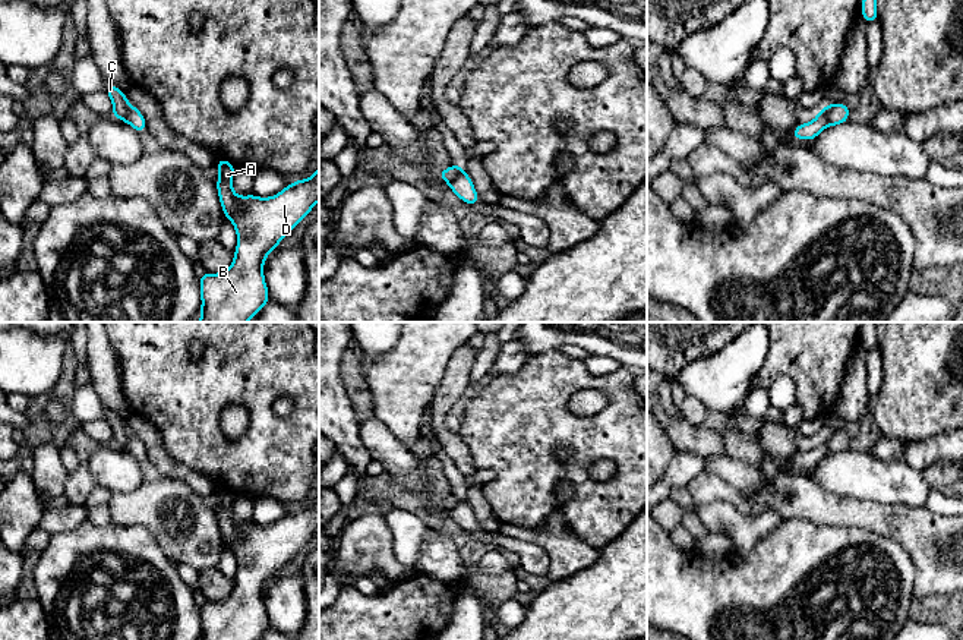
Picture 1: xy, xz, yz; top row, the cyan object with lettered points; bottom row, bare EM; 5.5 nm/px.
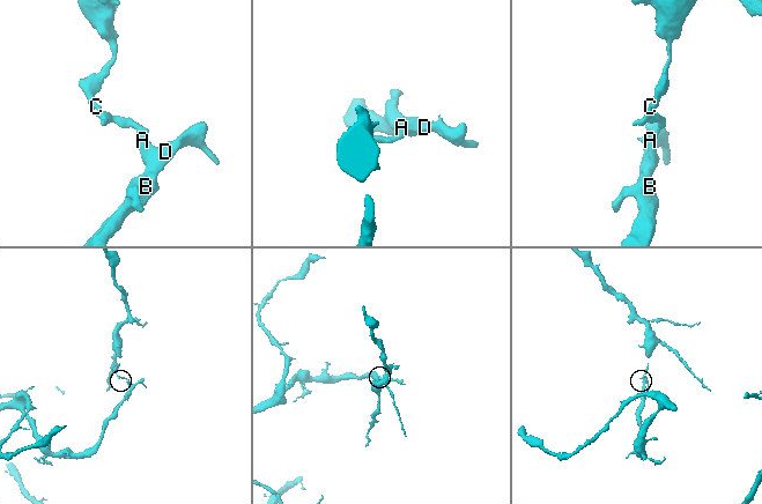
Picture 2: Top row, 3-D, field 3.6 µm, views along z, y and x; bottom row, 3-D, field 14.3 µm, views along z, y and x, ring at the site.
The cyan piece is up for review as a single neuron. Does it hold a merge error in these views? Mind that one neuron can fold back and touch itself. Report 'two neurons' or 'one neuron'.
two neurons

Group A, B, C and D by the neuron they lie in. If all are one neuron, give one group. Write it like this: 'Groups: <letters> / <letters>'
Groups: A B D / C

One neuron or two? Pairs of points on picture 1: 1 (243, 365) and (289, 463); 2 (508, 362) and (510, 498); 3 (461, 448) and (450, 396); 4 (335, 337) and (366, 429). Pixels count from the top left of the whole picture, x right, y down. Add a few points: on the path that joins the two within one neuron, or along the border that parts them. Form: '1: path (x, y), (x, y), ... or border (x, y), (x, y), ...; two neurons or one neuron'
1: path (256, 390), (270, 438); one neuron
2: border (530, 358), (517, 371), (498, 377); two neurons
3: path (448, 438), (439, 429), (439, 409); one neuron
4: border (357, 423), (360, 441), (372, 456); two neurons

